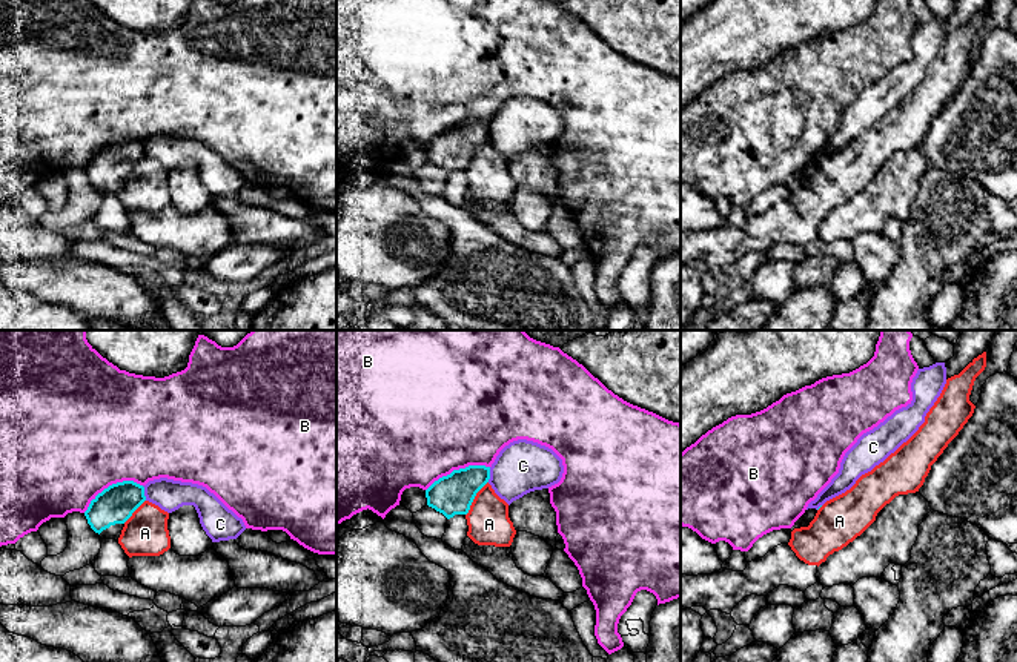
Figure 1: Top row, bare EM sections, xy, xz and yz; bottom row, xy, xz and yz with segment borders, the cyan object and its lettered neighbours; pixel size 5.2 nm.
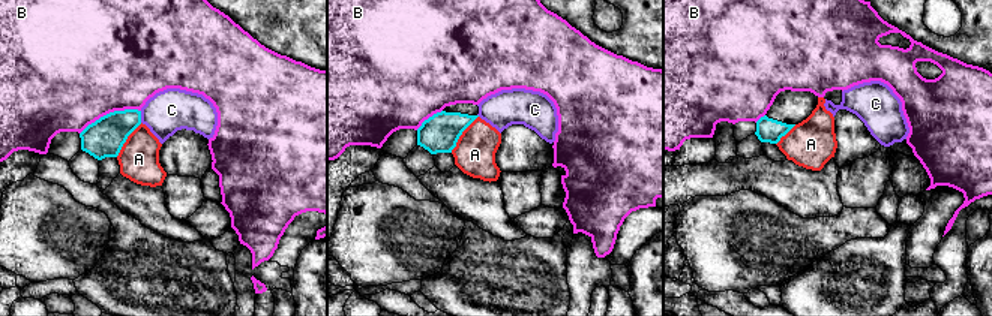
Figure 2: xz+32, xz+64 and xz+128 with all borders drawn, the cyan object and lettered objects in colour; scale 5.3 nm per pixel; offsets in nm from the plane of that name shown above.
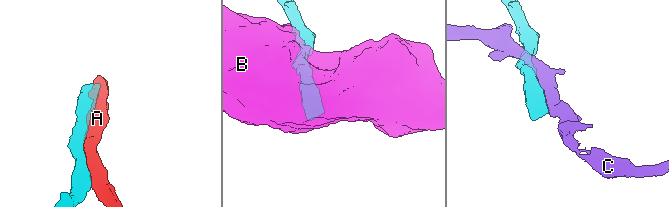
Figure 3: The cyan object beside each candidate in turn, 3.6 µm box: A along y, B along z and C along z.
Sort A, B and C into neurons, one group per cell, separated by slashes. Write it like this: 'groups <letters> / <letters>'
groups A / B / C

